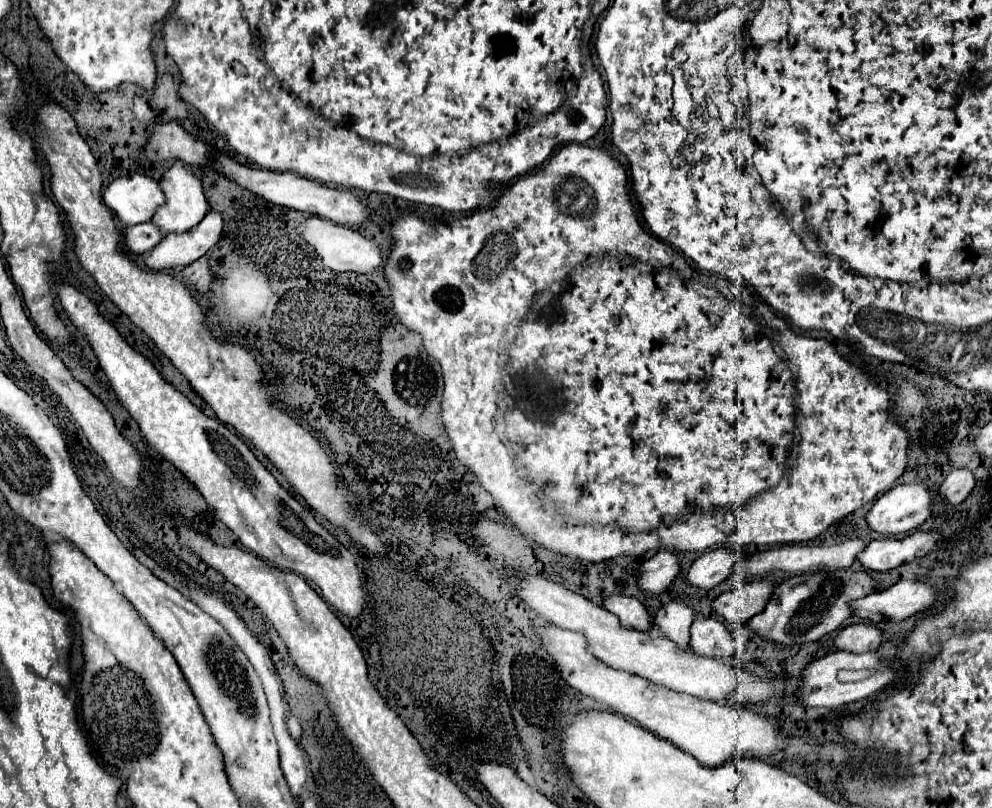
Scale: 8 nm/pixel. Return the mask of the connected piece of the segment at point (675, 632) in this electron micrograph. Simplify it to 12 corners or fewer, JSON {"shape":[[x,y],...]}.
{"shape":[[672,600],[656,612],[654,626],[682,650],[690,640],[692,610]]}

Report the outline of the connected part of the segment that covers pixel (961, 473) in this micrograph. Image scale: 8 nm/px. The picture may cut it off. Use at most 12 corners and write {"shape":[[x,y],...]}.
{"shape":[[952,470],[938,488],[946,504],[958,506],[974,488],[972,472]]}

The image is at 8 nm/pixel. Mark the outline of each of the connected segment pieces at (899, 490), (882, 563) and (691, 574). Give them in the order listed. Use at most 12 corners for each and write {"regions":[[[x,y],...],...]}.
{"regions":[[[902,484],[866,514],[878,534],[916,530],[930,518],[930,492]],[[914,532],[904,540],[870,542],[856,560],[866,570],[886,572],[926,556],[938,532]],[[726,548],[700,556],[686,582],[710,590],[732,574],[740,558]]]}

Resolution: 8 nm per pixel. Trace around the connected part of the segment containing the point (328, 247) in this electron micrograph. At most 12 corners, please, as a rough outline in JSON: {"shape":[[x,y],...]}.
{"shape":[[310,216],[296,230],[336,272],[382,264],[376,242]]}

